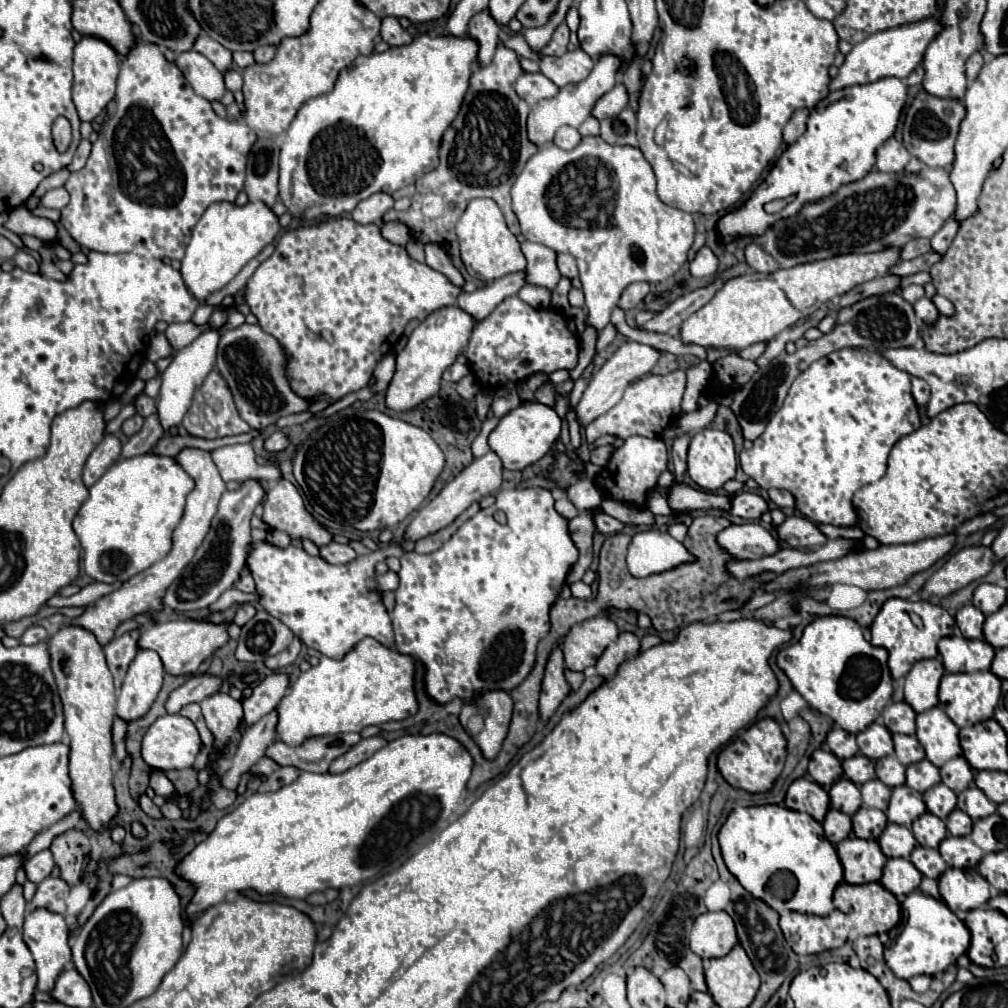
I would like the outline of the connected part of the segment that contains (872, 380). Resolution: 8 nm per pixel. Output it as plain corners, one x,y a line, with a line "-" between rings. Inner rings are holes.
841,349
841,351
833,351
825,357
821,357
819,361
815,361
811,367
807,367
791,385
787,397
785,397
785,403
783,407
775,413
775,417
767,423
765,431
753,441
753,447
751,449
743,449
739,453
739,465
741,469
757,481
759,487
763,489
769,489
769,487
777,487
777,489
787,489
793,493
795,497
795,509
807,517
809,521
815,521
815,523
831,523
835,527
855,527
857,525
857,513
855,513
855,507
853,507
853,495
859,487
871,483
871,481
877,481
885,475
887,471
887,457
889,457
889,451
891,447
903,437
903,435
909,435
913,431
917,431
921,427
921,417
919,417
919,407
911,395
911,375
907,375
905,371
899,371
897,367
893,367
883,355
879,353
873,353
873,351
863,351
863,349

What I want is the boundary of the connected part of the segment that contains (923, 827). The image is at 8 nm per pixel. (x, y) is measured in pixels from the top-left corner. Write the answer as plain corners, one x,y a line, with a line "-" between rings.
925,813
921,815
919,819
913,821
913,835
917,839
919,845
923,847
933,847
937,849
937,845
945,839
947,835
947,829
945,829
945,823
941,819
937,819
933,813

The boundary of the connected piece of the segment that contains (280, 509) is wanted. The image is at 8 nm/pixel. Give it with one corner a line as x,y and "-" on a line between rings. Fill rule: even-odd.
281,479
267,491
263,517
265,525
275,531
283,531
291,537
291,545
301,545
301,539
313,541
317,547
329,545
333,535
307,511
299,489

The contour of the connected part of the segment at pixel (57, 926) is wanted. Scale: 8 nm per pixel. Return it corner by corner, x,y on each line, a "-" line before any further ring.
43,907
39,909
33,909
31,913
25,915
25,923
23,923
23,941
27,943
29,951
33,953
33,959
37,963
37,977
39,977
39,983
37,983
37,989
41,991
51,991
53,989
53,983
57,979
57,975
65,969
65,965
71,961
71,949
67,945
67,935
69,935
69,929
67,929
67,923
65,923
65,917
61,913
51,913

